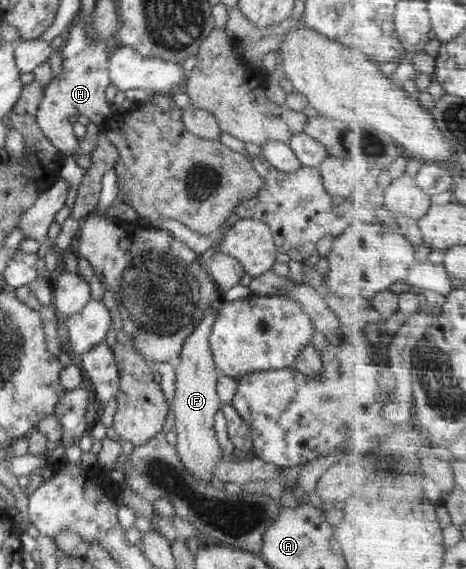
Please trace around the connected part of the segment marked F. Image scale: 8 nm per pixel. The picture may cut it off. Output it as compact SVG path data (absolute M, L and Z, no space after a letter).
M211 305L205 310L201 323L197 329L185 338L179 354L180 363L174 370L176 375L175 396L170 408L175 415L176 452L183 462L183 471L189 470L202 482L209 484L214 476L214 469L219 458L222 458L222 449L219 445L215 423L216 413L221 403L217 395L216 380L220 375L213 361L209 345L209 336L216 319L217 305Z

